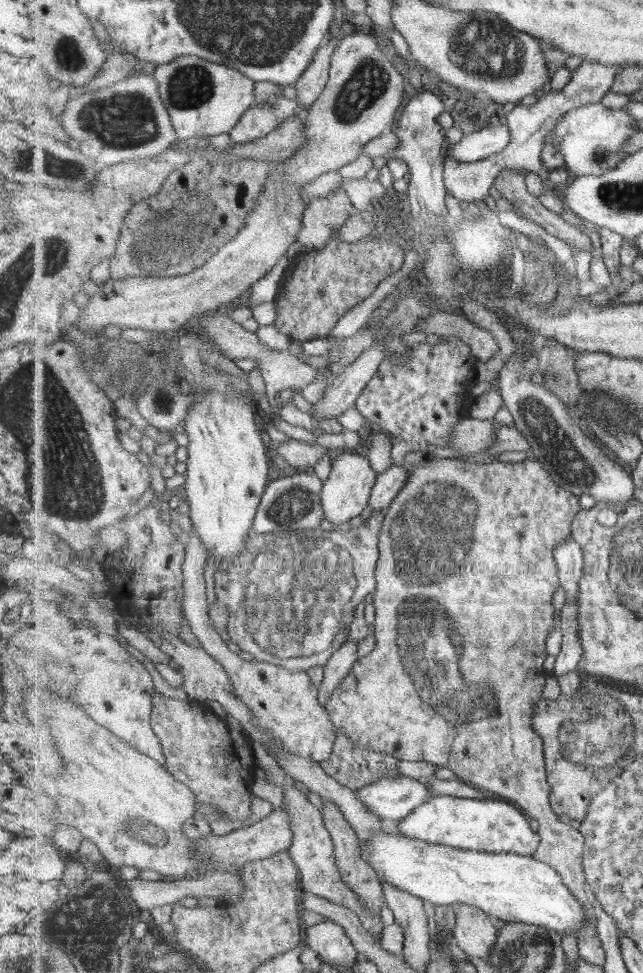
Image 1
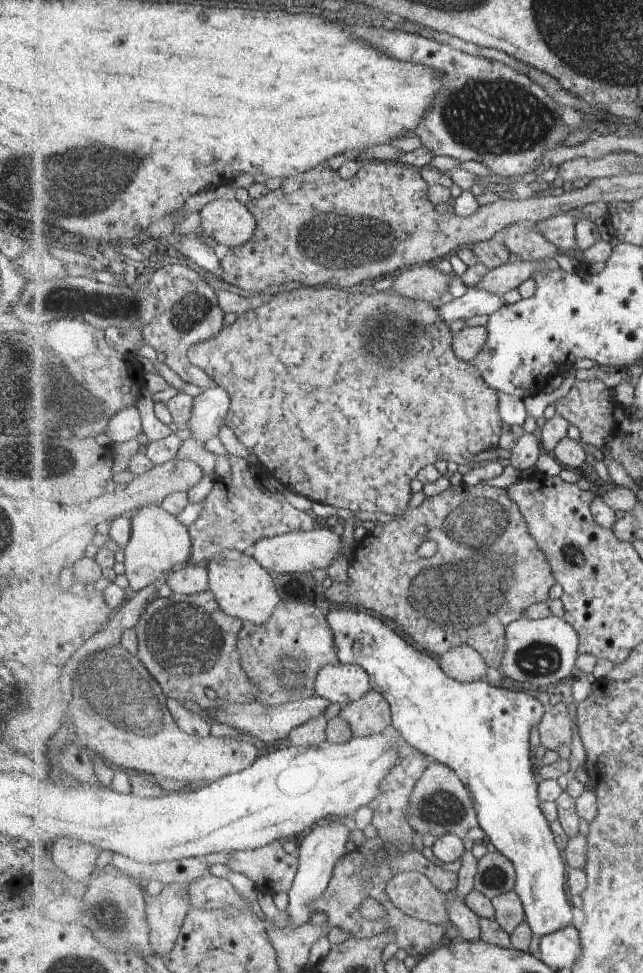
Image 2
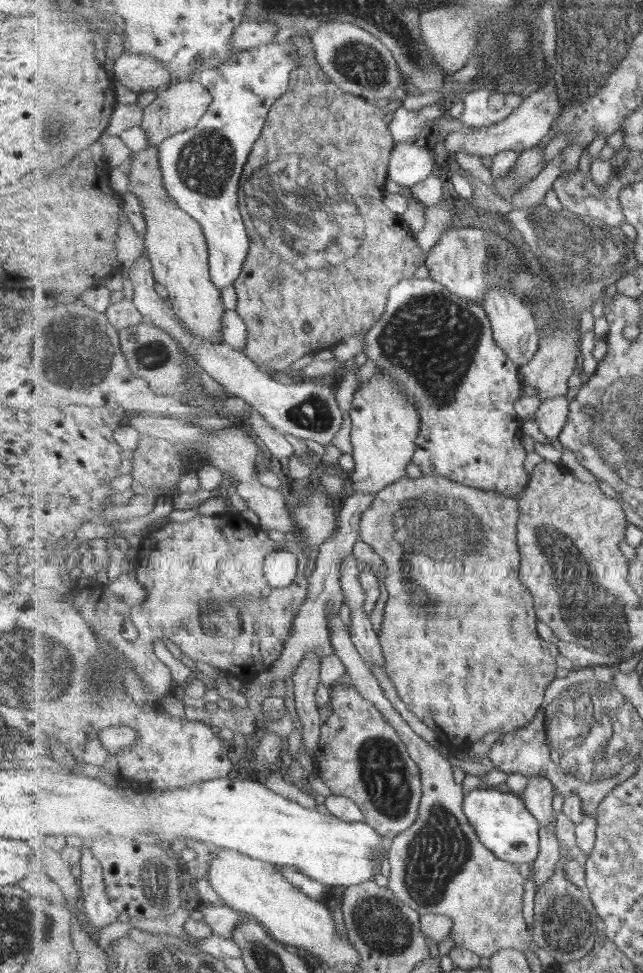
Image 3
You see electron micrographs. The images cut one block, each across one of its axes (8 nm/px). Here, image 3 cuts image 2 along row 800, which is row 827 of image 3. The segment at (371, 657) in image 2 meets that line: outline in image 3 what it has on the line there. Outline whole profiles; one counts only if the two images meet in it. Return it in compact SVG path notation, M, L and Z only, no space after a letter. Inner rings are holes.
M480 787L464 798L464 811L477 837L499 858L513 864L534 863L539 856L540 823L528 809L523 796L513 795L501 787Z

